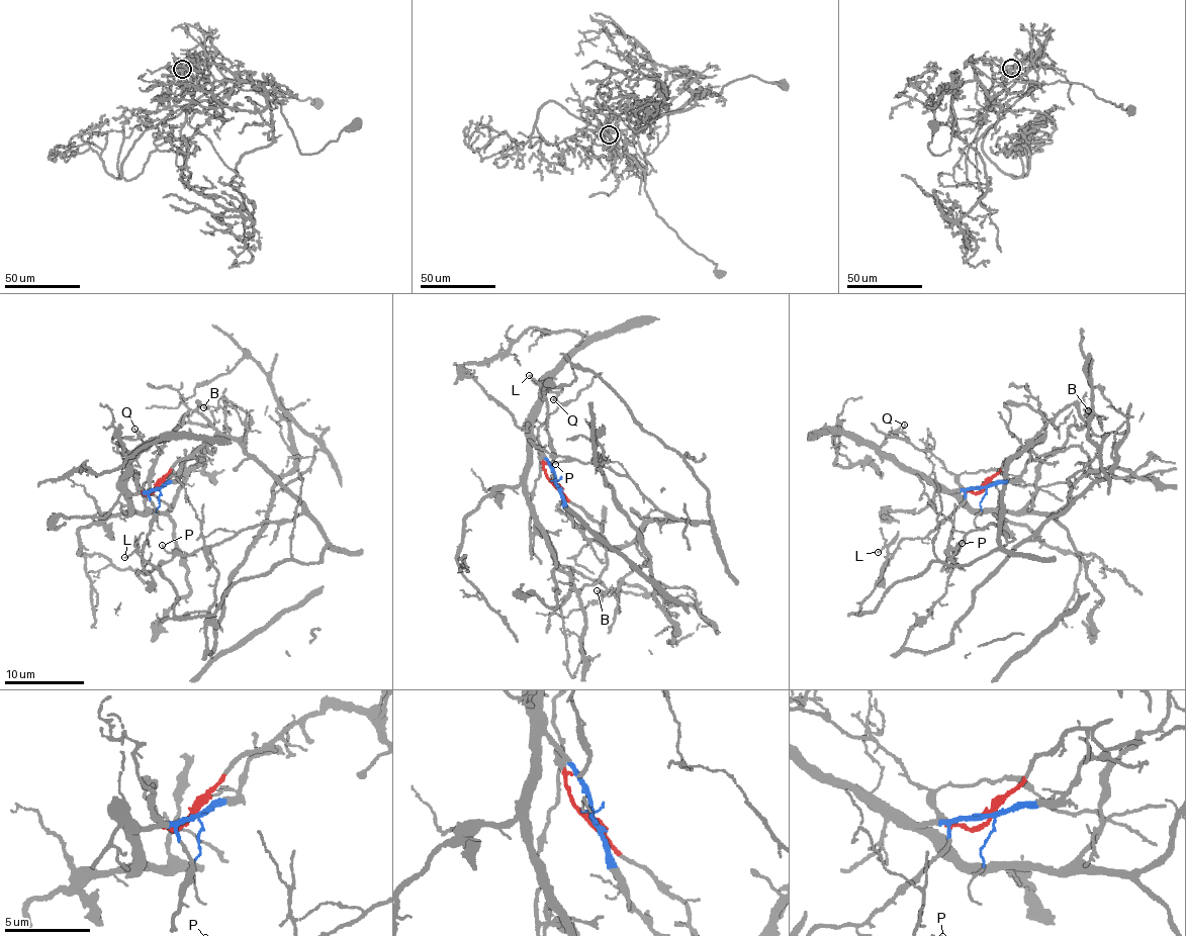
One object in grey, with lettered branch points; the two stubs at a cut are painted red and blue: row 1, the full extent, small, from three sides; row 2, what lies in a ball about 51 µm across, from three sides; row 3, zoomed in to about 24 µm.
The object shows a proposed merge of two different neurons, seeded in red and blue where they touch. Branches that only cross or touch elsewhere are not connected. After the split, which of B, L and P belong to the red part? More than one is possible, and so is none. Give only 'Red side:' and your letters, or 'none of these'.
Red side: B, L, P

